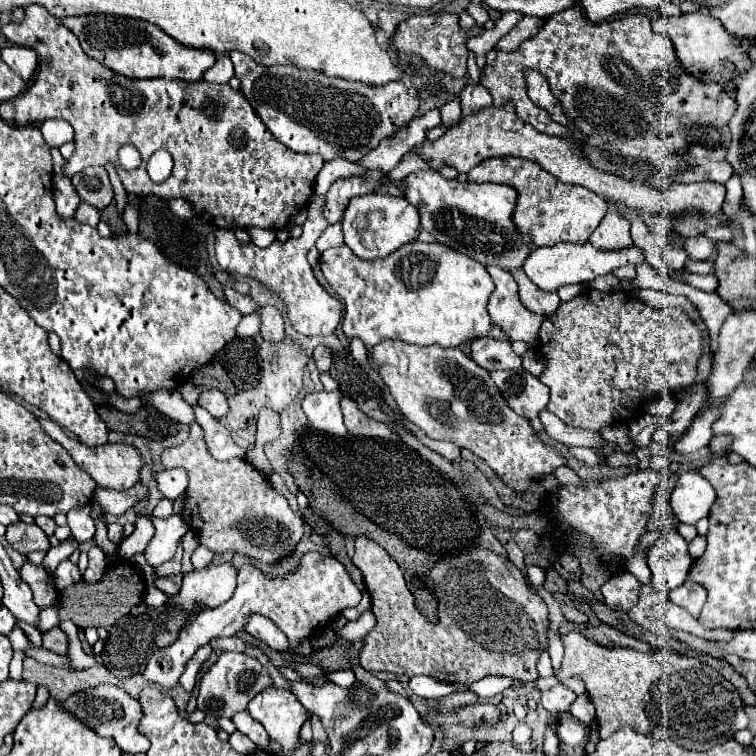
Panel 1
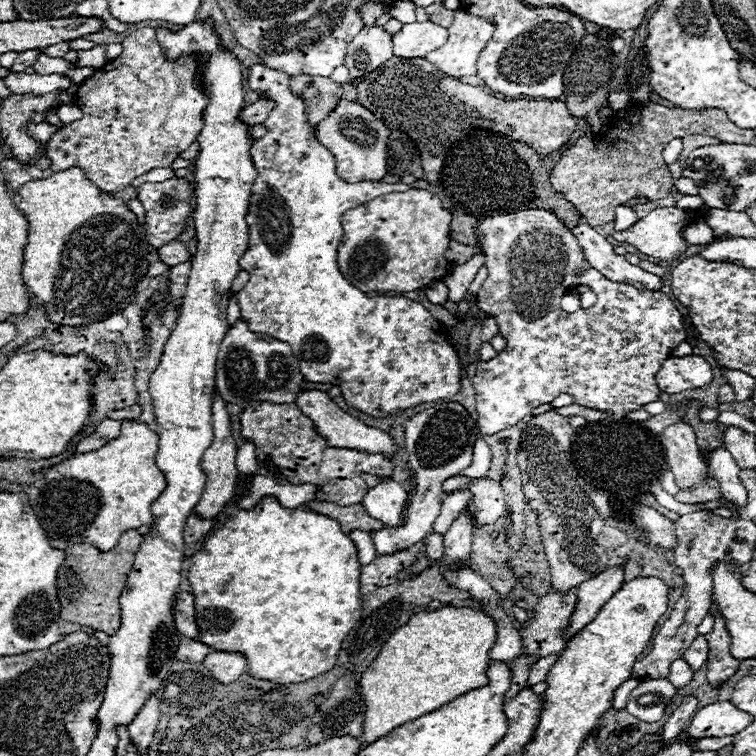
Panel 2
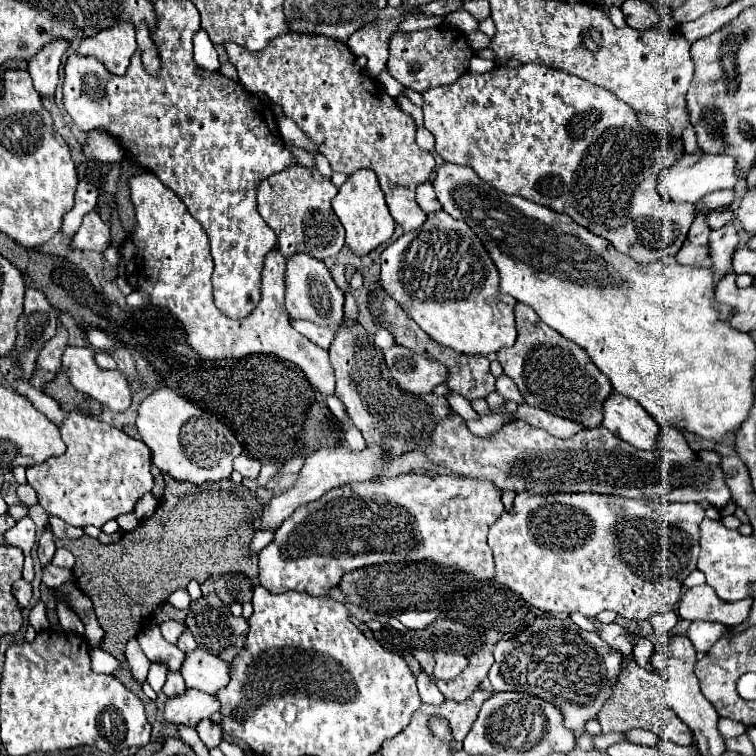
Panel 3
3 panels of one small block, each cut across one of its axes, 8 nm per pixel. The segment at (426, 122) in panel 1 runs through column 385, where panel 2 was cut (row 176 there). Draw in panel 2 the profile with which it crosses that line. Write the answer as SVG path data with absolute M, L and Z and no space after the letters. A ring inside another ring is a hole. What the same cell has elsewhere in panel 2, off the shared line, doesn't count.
M156 168L154 172L148 172L146 176L138 176L138 180L134 180L132 186L138 188L138 186L142 186L144 182L164 182L164 180L168 180L168 178L172 178L172 176L174 176L174 170L172 170L172 168Z

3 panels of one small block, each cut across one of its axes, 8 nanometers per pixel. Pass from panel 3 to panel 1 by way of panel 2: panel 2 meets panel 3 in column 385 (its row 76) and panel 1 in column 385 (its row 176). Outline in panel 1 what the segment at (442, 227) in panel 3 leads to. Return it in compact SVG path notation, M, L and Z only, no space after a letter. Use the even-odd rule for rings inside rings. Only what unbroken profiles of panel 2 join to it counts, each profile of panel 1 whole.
M416 240L392 252L390 256L376 260L362 260L346 244L342 244L338 248L328 248L322 252L320 266L324 278L332 284L336 296L344 302L344 334L348 338L360 338L366 350L372 350L382 340L402 340L416 346L438 344L442 348L456 348L460 342L464 342L464 338L486 336L488 332L490 316L486 302L494 286L488 278L486 268L470 256L464 256L442 244L424 244Z

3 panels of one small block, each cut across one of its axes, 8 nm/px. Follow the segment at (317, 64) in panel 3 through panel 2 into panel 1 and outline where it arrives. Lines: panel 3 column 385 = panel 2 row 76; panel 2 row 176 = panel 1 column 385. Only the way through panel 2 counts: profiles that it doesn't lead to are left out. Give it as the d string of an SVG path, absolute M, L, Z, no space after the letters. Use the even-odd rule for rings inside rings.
M230 52L230 58L234 62L236 78L242 84L240 90L248 98L250 106L256 110L256 114L262 118L274 138L278 138L294 152L320 154L324 160L340 156L350 162L356 162L364 154L374 150L380 140L406 126L418 110L418 90L404 80L390 82L380 90L374 90L372 86L348 82L342 78L328 78L326 74L314 74L314 70L300 70L290 66L262 66L242 52Z

